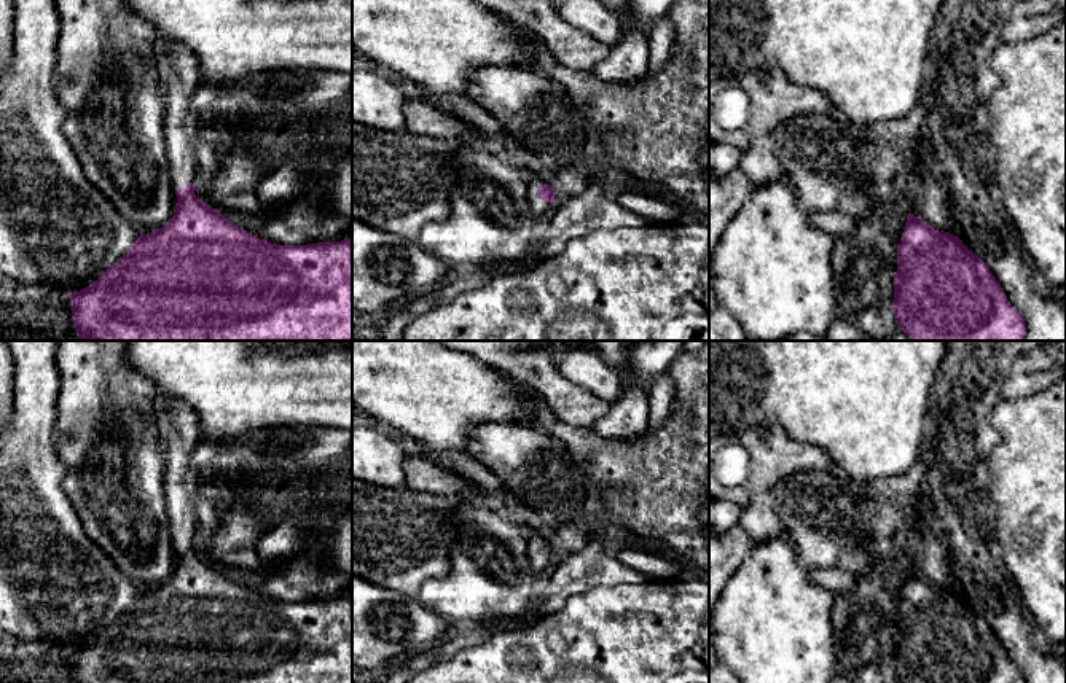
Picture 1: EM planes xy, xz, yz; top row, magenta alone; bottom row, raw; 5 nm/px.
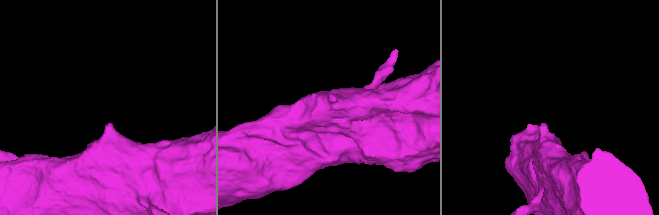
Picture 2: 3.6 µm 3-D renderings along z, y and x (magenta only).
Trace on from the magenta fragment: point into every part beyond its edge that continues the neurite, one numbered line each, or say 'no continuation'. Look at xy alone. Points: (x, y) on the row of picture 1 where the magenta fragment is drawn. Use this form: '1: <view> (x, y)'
1: xy (182, 123)

